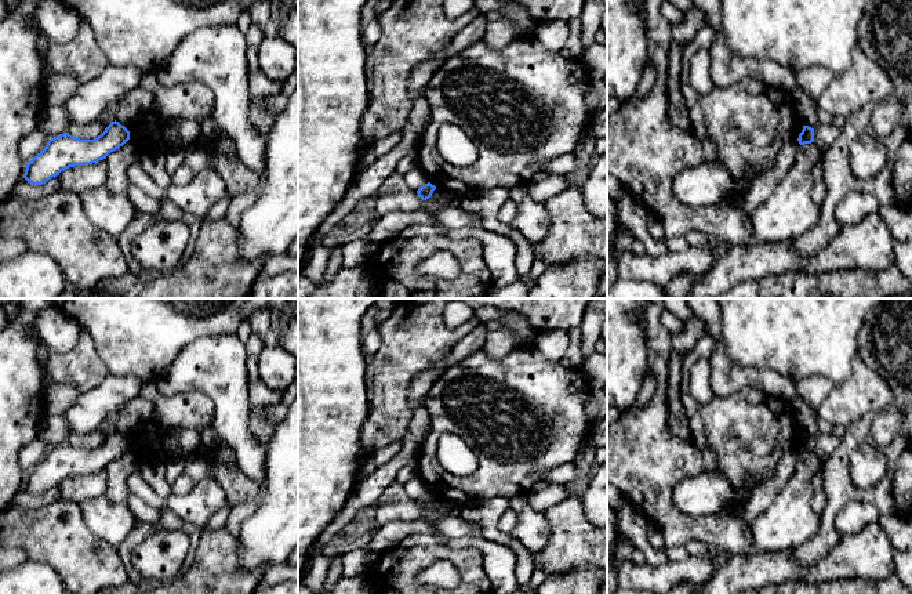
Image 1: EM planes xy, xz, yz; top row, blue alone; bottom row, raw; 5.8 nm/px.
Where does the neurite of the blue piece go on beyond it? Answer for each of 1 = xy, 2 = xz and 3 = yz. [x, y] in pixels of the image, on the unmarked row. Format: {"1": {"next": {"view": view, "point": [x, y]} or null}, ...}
{"1": {"next": null}, "2": {"next": null}, "3": {"next": null}}

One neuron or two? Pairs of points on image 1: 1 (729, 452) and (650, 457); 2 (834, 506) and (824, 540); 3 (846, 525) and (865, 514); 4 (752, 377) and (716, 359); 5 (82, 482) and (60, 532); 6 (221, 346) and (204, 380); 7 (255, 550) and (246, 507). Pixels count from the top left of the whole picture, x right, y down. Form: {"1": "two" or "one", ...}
{"1": "two", "2": "one", "3": "one", "4": "one", "5": "two", "6": "one", "7": "two"}

